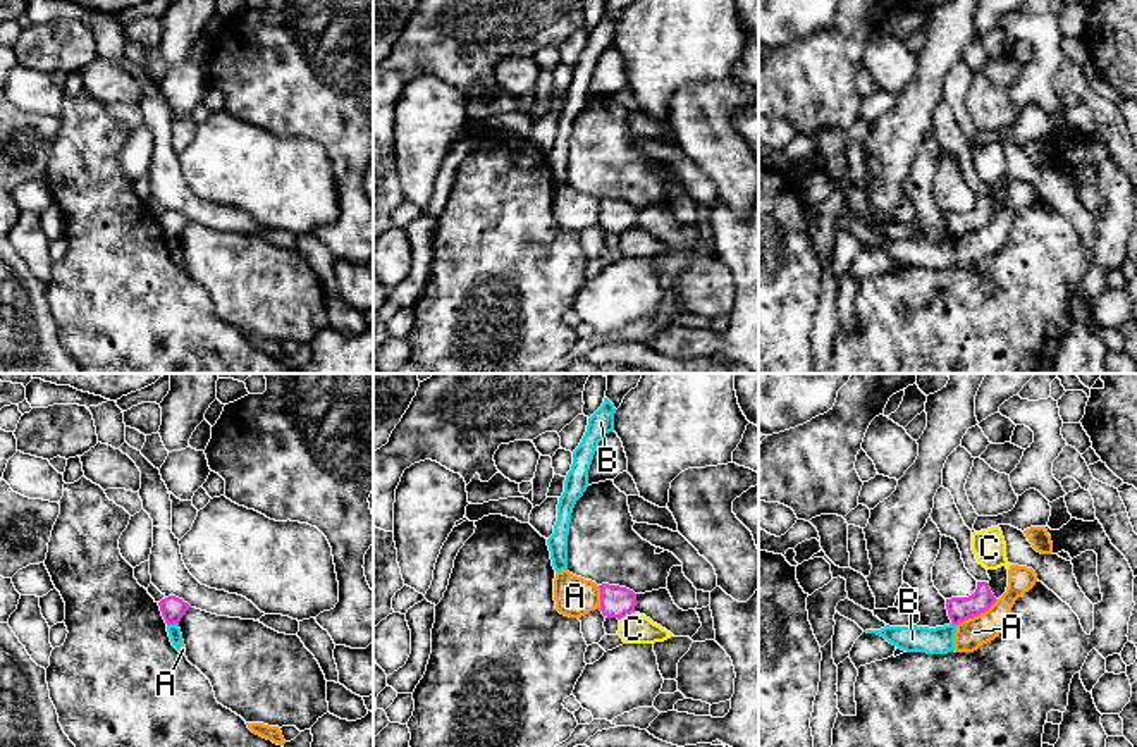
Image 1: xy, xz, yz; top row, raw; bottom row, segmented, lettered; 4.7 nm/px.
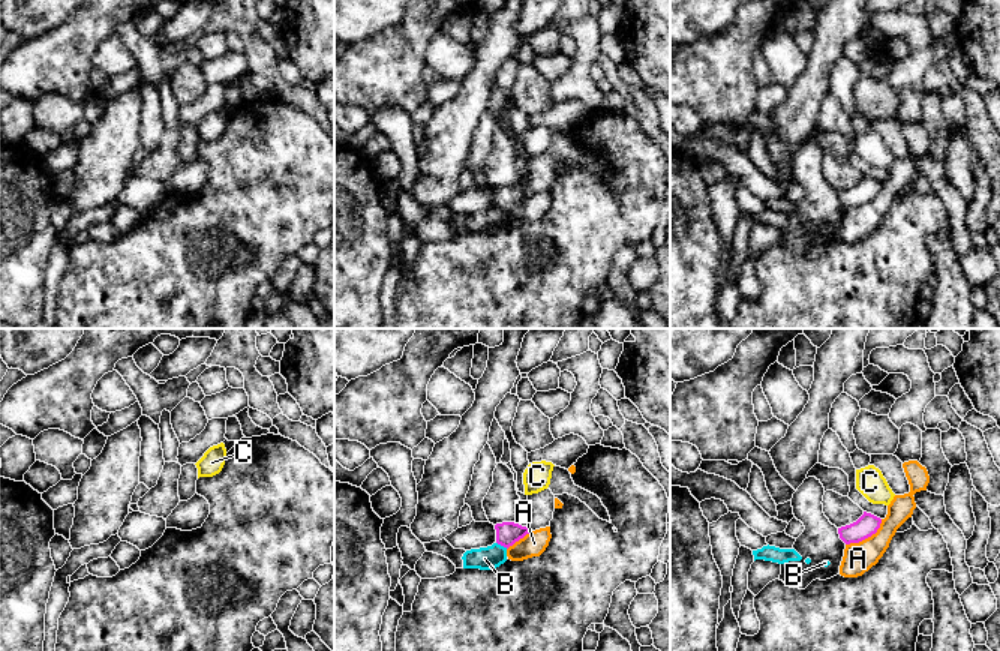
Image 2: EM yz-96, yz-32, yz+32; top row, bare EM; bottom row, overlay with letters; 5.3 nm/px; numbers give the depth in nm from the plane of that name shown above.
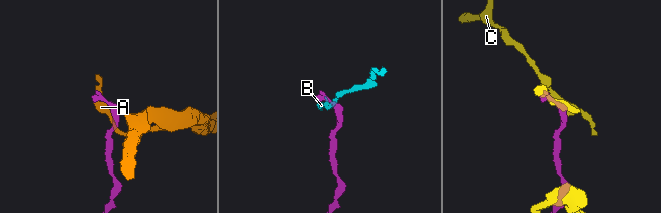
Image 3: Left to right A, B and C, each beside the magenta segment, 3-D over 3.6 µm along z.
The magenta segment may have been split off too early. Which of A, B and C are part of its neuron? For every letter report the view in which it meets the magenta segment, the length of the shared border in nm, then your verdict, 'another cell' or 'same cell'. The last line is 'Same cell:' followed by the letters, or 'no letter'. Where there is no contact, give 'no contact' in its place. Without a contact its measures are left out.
A: yz | 220 nm | another cell
B: xy | 60 nm | another cell
C: xz | 80 nm | another cell
Same cell: no letter

